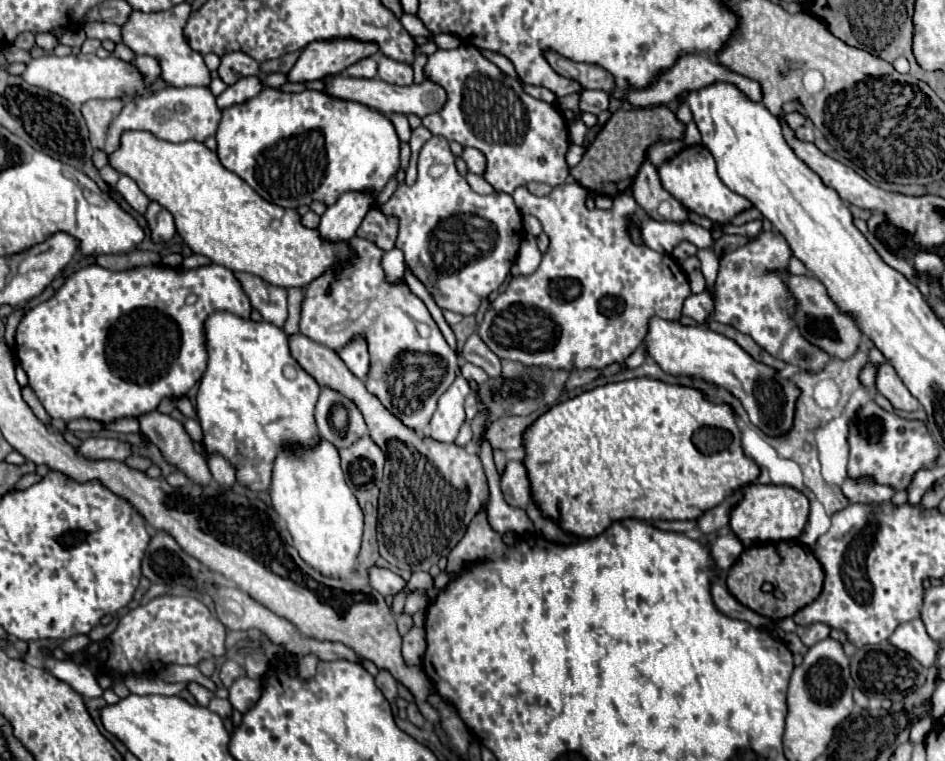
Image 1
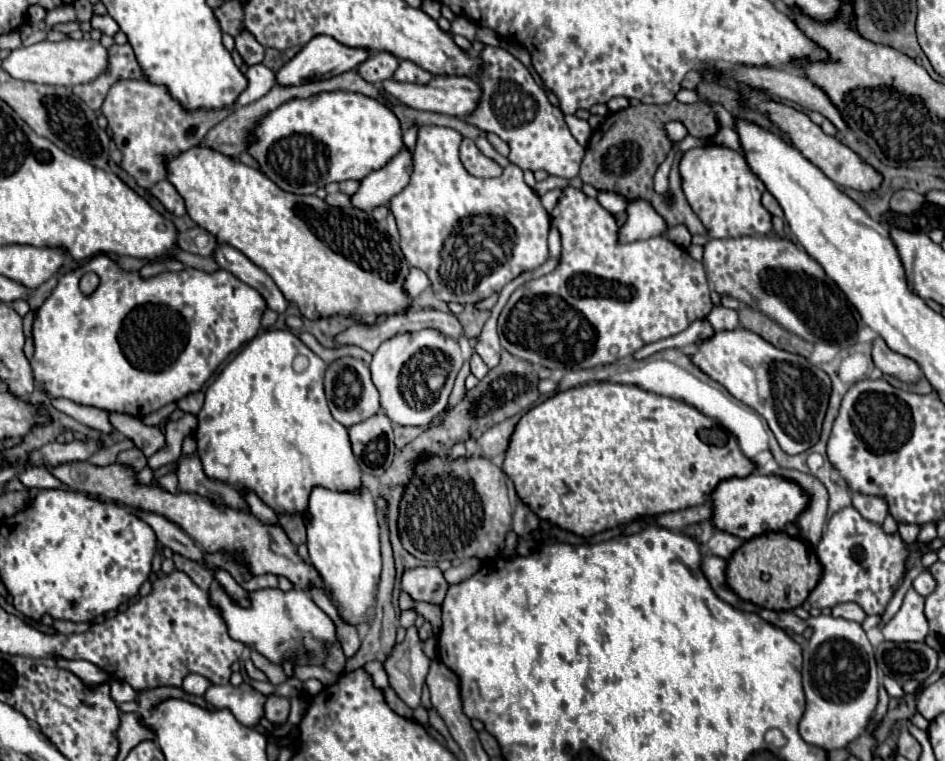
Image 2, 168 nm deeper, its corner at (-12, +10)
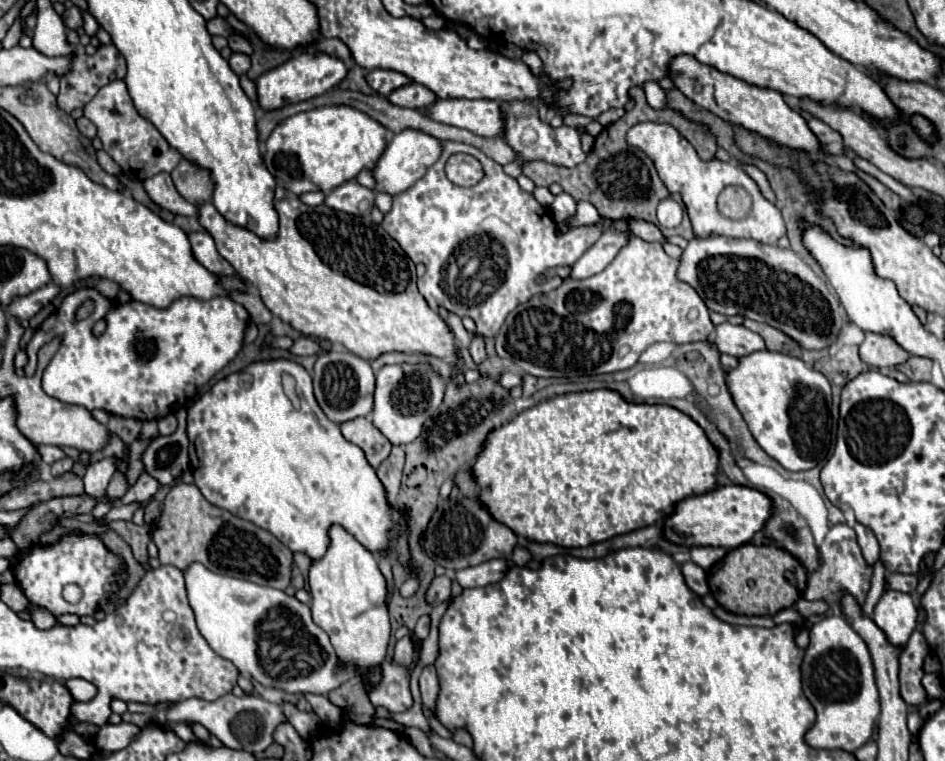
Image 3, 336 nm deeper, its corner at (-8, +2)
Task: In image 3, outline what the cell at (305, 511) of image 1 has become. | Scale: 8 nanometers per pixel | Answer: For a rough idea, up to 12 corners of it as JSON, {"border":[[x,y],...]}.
{"border":[[343,527],[311,563],[339,667],[381,683],[391,623],[377,559]]}

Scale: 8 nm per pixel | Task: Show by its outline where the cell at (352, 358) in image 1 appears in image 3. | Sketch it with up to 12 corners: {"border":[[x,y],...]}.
{"border":[[349,351],[321,353],[315,399],[333,423],[373,411],[375,375]]}

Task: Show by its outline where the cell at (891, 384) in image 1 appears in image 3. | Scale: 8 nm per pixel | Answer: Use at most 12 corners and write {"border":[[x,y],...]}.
{"border":[[867,331],[859,357],[869,367],[905,363],[893,337]]}

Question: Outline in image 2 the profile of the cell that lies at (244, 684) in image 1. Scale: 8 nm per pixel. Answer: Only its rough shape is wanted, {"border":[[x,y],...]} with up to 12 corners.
{"border":[[267,695],[265,717],[283,725],[289,715],[289,699]]}

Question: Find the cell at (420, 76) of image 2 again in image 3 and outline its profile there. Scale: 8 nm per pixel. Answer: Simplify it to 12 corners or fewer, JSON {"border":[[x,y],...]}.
{"border":[[409,83],[389,95],[405,109],[425,109],[437,99],[421,83]]}

